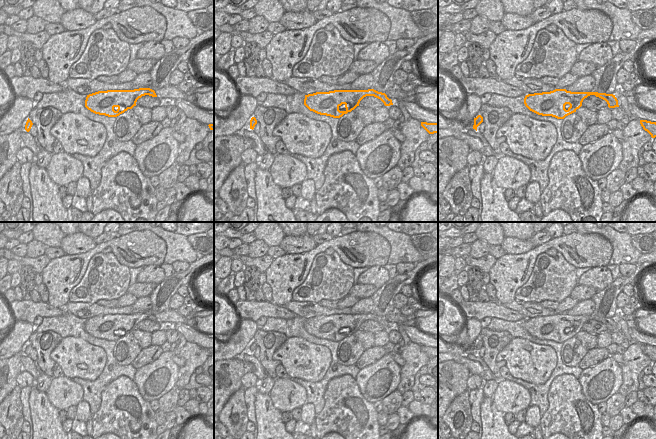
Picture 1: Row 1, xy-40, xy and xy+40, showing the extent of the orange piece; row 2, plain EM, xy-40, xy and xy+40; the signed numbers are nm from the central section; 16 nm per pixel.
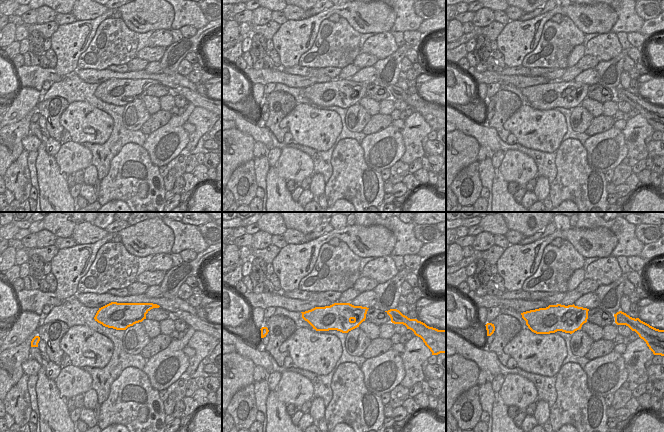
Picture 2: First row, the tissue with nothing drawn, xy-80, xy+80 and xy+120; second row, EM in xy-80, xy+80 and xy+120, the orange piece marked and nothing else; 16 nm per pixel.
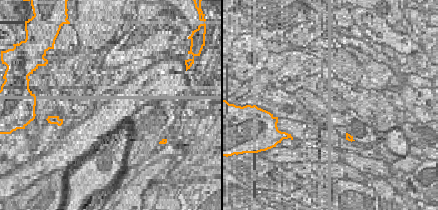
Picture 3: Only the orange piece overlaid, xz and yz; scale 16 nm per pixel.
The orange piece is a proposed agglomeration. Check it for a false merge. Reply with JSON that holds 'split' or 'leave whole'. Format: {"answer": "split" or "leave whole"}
{"answer": "split"}

